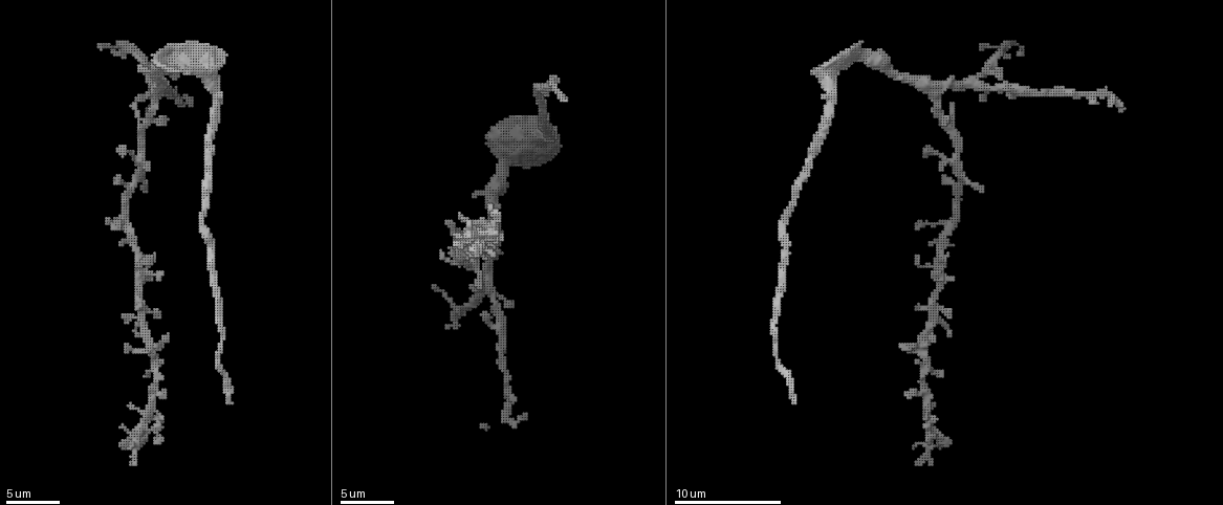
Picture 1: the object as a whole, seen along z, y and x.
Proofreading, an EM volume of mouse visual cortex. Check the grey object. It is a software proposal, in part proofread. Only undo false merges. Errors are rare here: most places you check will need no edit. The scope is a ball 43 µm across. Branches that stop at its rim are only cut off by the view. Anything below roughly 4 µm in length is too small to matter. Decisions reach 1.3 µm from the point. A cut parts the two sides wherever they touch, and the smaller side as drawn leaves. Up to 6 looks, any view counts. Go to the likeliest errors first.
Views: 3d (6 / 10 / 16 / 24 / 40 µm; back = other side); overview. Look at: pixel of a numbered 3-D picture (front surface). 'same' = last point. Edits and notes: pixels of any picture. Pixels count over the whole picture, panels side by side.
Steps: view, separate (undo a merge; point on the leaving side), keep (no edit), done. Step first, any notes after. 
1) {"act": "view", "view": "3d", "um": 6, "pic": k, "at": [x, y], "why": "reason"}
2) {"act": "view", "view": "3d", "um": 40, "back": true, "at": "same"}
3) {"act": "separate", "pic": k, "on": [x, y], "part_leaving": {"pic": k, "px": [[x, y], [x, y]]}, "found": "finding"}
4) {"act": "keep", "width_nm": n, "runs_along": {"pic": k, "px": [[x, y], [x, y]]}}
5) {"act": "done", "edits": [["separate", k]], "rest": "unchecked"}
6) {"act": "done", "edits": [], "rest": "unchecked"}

{"act": "view", "view": "3d", "um": 16, "pic": 1, "at": [977, 78], "why": "three-way junction"}

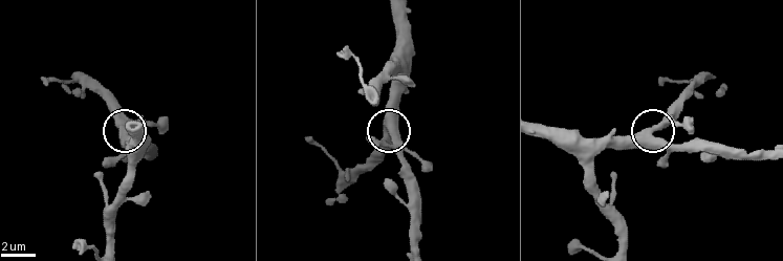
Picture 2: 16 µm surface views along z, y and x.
{"act": "keep", "width_nm": 450, "found": "continuous, no second neuron"}

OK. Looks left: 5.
{"act": "view", "view": "3d", "um": 10, "pic": 1, "at": [487, 201], "why": "three arms meet"}

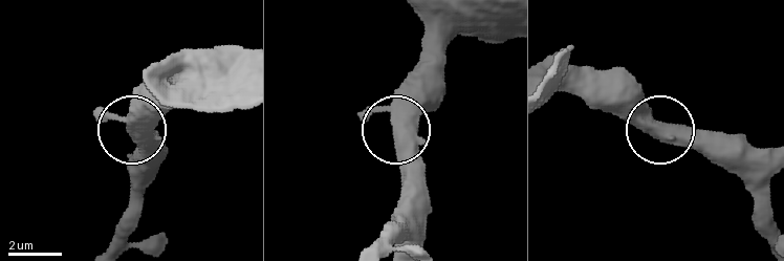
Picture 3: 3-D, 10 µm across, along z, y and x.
{"act": "keep", "side_arm_um": 44, "arms": 3, "found": "all the same neuron"}

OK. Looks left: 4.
{"act": "view", "view": "3d", "um": 16, "pic": 1, "at": [457, 251], "why": "looks like a crossing"}

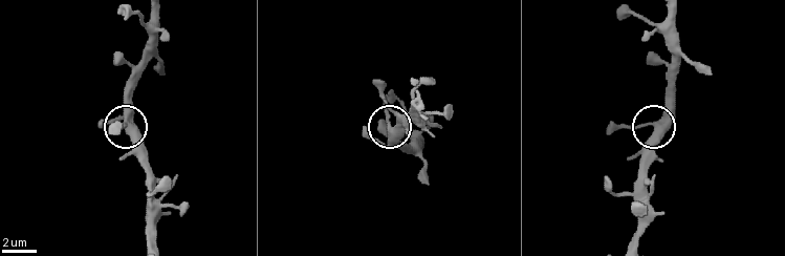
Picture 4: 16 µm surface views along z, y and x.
{"act": "view", "view": "3d", "um": 6, "pic": 4, "at": [655, 124]}

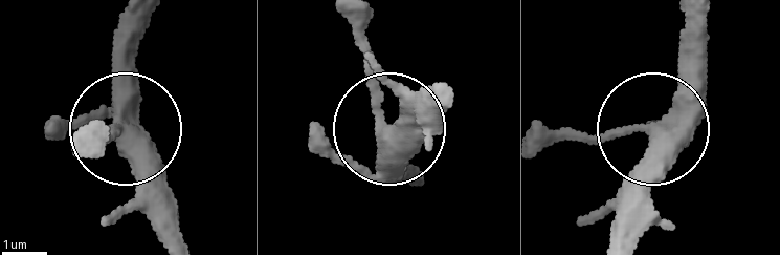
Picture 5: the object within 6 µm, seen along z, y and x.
{"act": "keep", "runs_along": {"pic": 5, "px": [[147, 23], [128, 68], [128, 121], [106, 135]]}, "found": "continuous, no second neuron"}

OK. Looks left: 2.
{"act": "done", "edits": [], "rest": "unchecked"}

